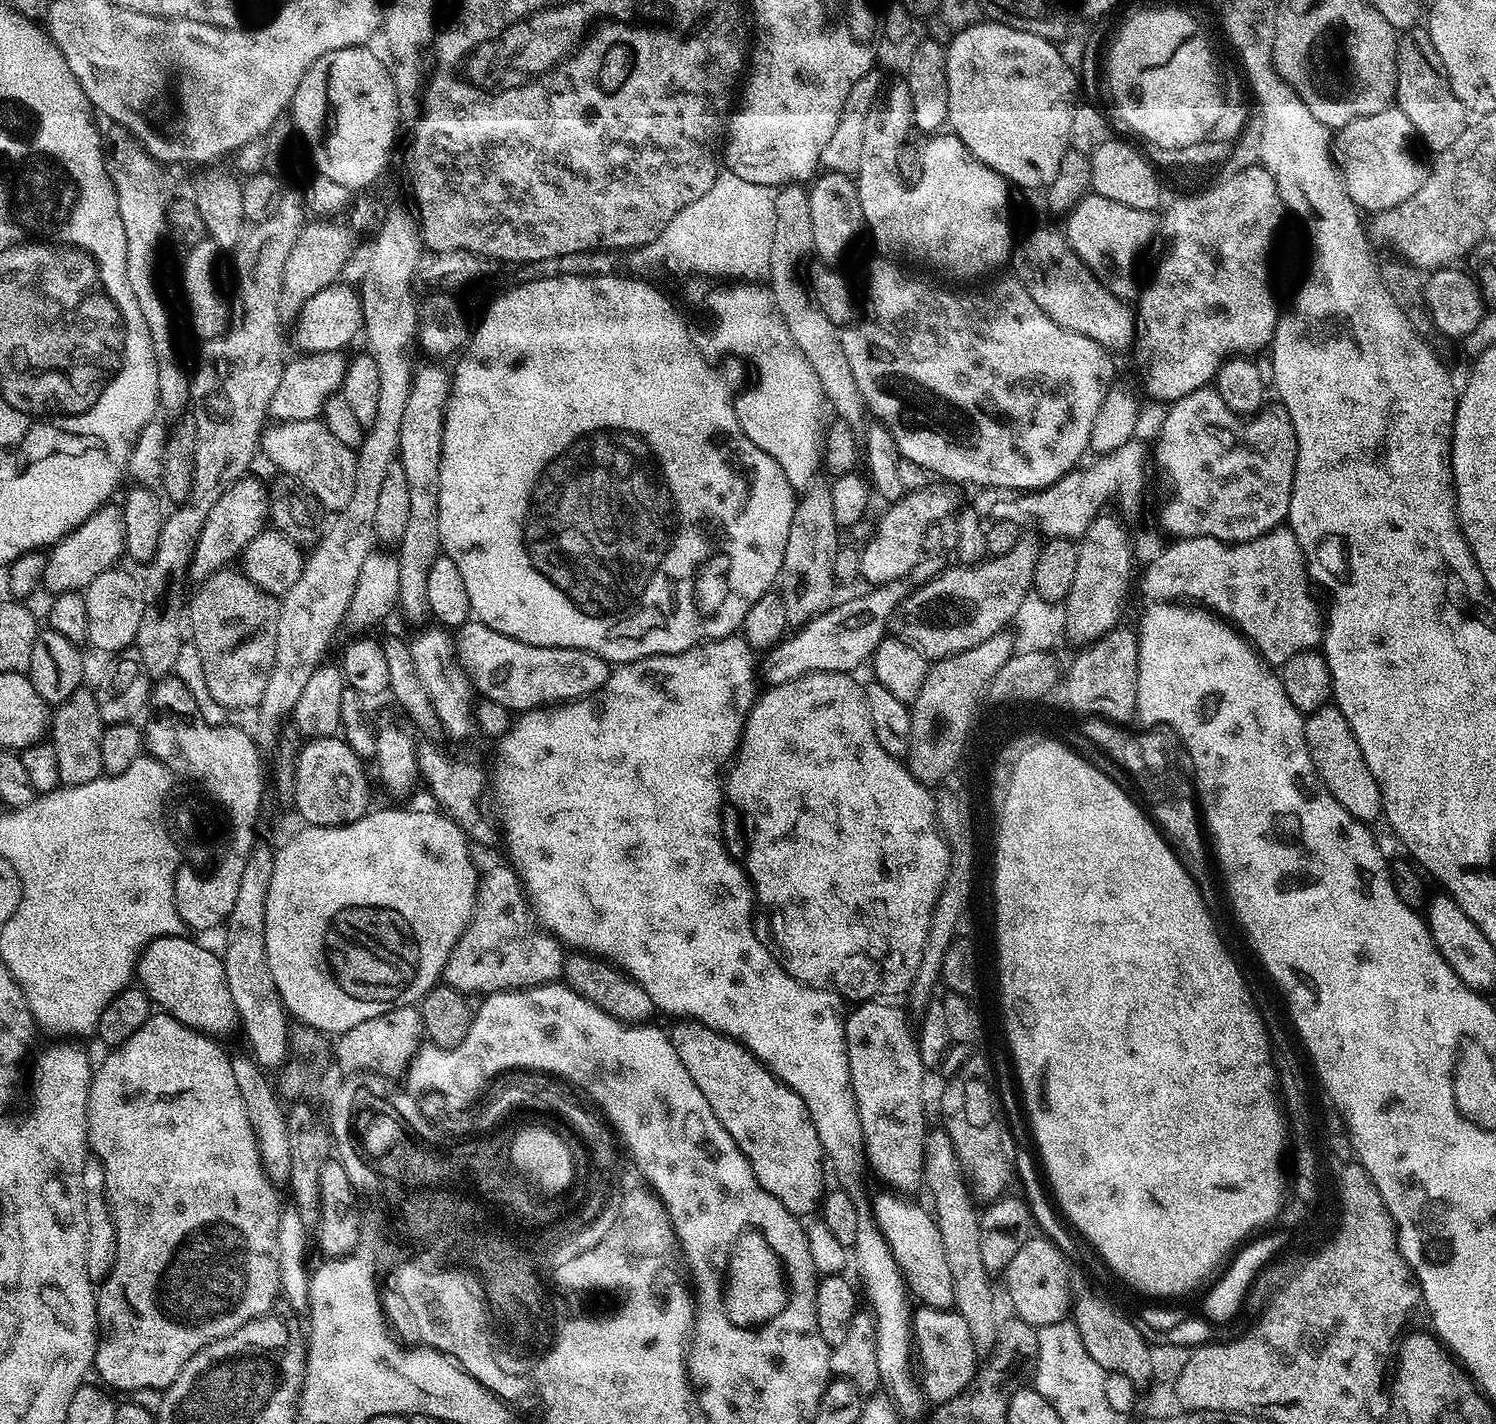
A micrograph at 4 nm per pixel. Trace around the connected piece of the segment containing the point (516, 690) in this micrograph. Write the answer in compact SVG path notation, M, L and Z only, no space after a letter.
M479 622L465 624L459 636L458 655L475 691L493 700L493 705L500 705L516 714L583 700L603 688L608 681L608 661L593 652L530 646L506 634L498 634L498 630L490 630L490 626Z

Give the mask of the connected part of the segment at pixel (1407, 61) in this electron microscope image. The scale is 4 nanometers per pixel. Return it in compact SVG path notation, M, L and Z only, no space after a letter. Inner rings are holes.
M1417 26L1407 29L1396 41L1396 98L1395 107L1410 118L1413 133L1432 151L1439 154L1450 146L1462 134L1462 130L1470 123L1468 109L1458 102L1458 94L1450 86L1450 78L1446 74L1446 66L1442 66L1442 58L1438 58L1438 50L1434 50L1434 42L1430 38L1427 27Z

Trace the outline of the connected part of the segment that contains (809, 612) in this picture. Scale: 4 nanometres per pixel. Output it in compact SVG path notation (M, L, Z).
M817 474L802 489L796 502L794 518L790 518L790 534L786 538L786 554L782 558L778 591L782 602L786 602L786 618L792 626L803 626L816 616L821 616L834 600L832 565L838 551L838 525L832 505L832 485L829 477L823 475Z

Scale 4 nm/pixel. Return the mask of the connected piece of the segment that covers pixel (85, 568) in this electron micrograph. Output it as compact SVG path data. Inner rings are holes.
M109 502L104 507L99 508L86 522L82 522L72 532L67 532L62 539L51 545L48 552L48 561L44 571L43 587L49 588L49 593L59 594L62 592L79 592L90 586L98 574L102 574L107 568L113 567L117 563L119 556L125 555L124 551L124 514L119 507L115 508L115 503Z

